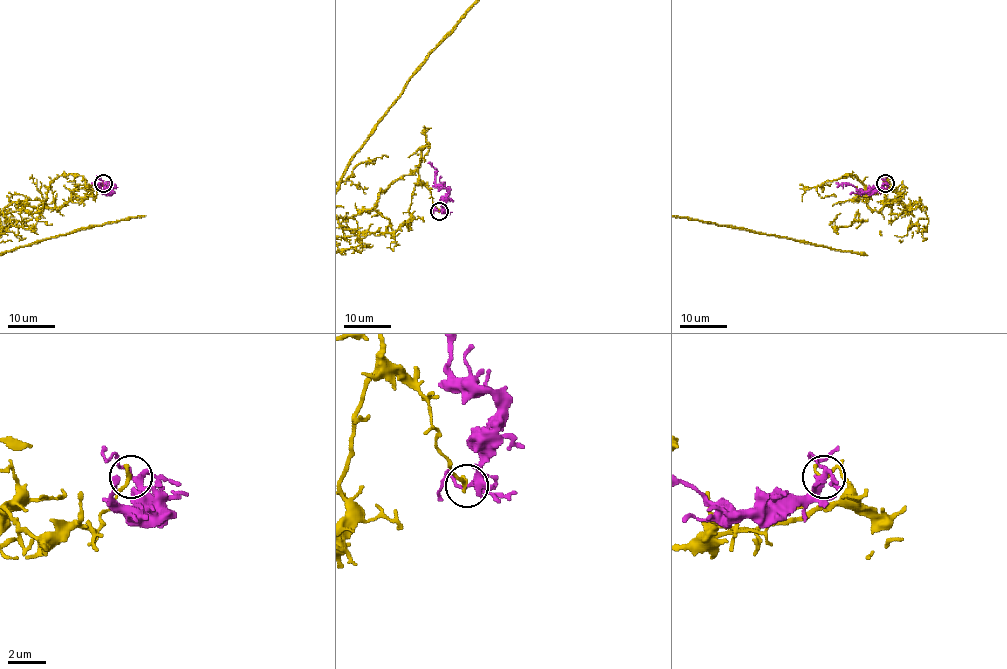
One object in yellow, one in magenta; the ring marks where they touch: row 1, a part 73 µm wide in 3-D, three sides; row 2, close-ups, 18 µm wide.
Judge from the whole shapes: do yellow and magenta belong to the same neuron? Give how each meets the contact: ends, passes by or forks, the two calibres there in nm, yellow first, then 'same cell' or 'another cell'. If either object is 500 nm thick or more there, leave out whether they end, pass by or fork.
yellow ends; magenta forks; calibres 240 and 260 nm; another cell

